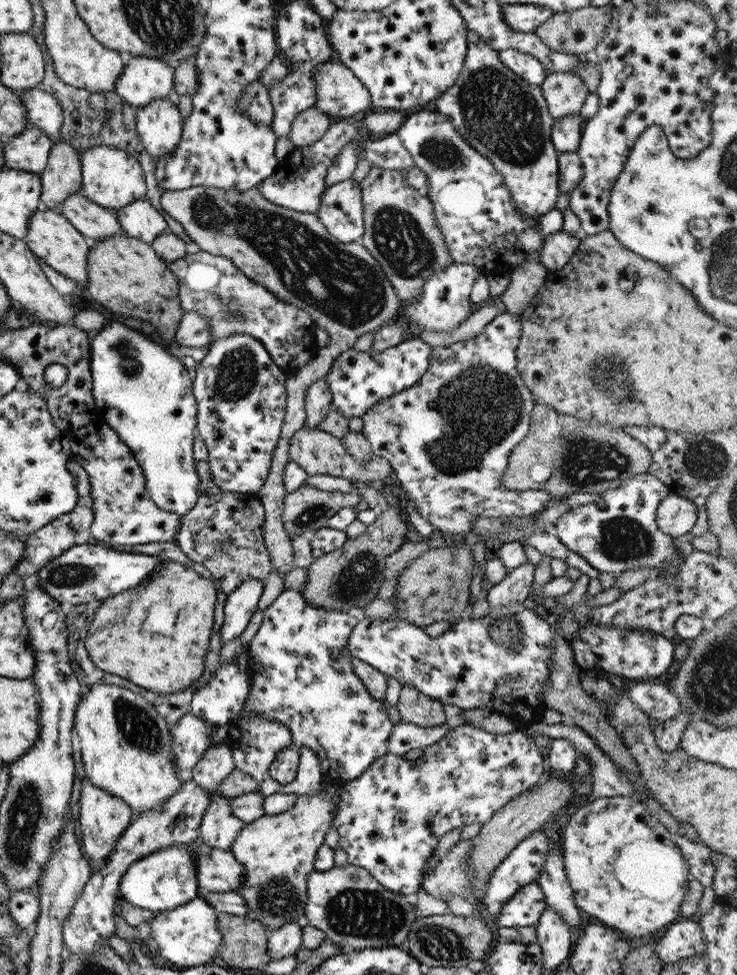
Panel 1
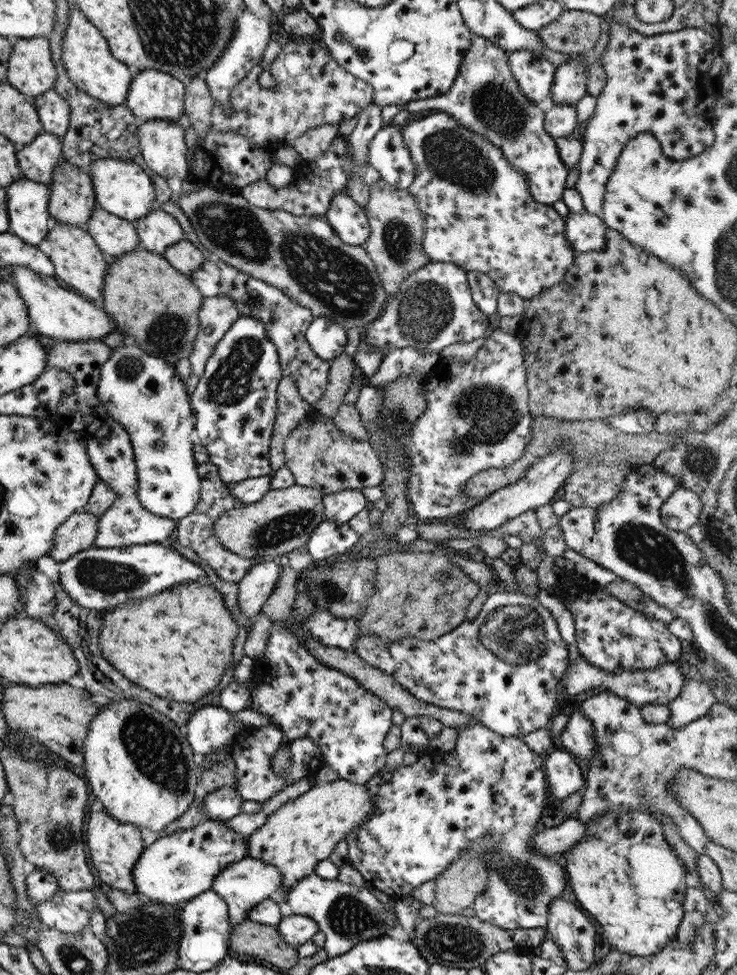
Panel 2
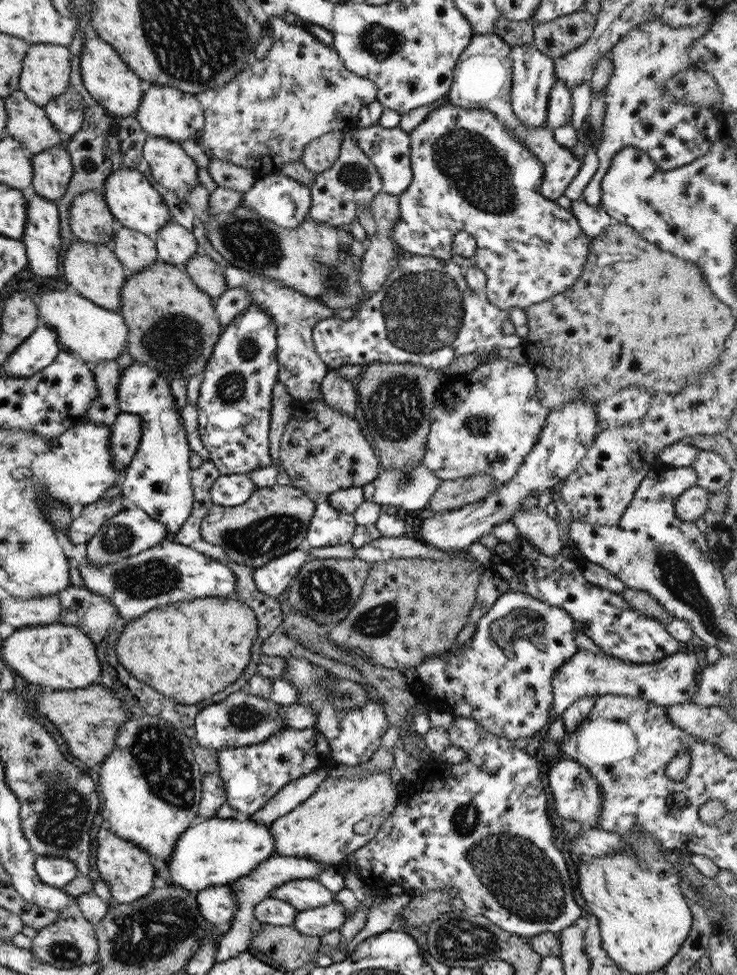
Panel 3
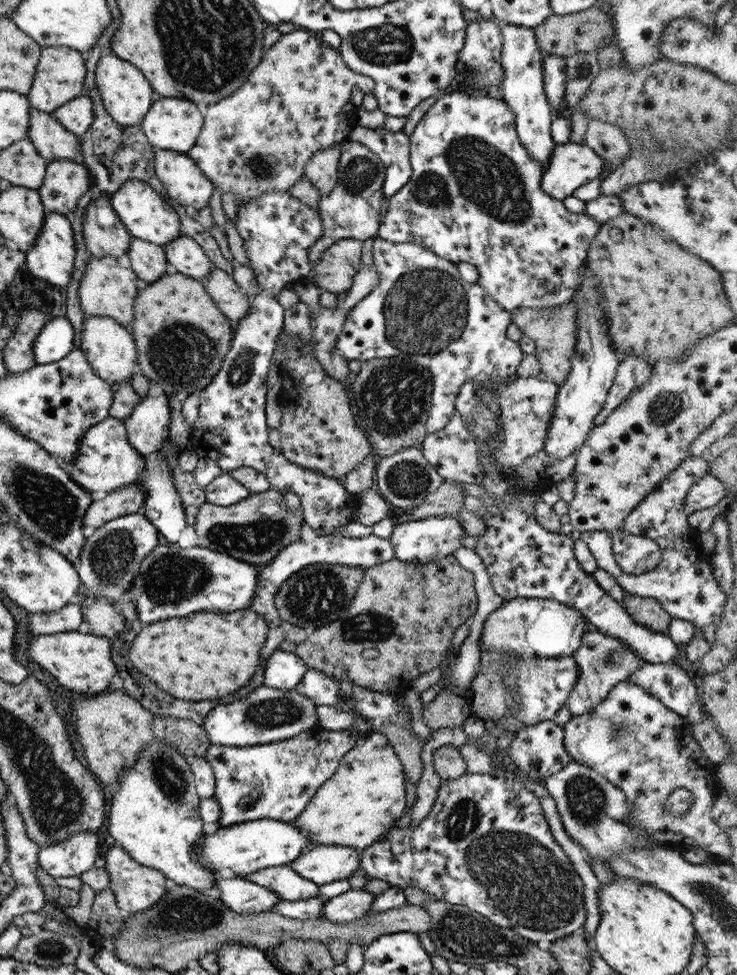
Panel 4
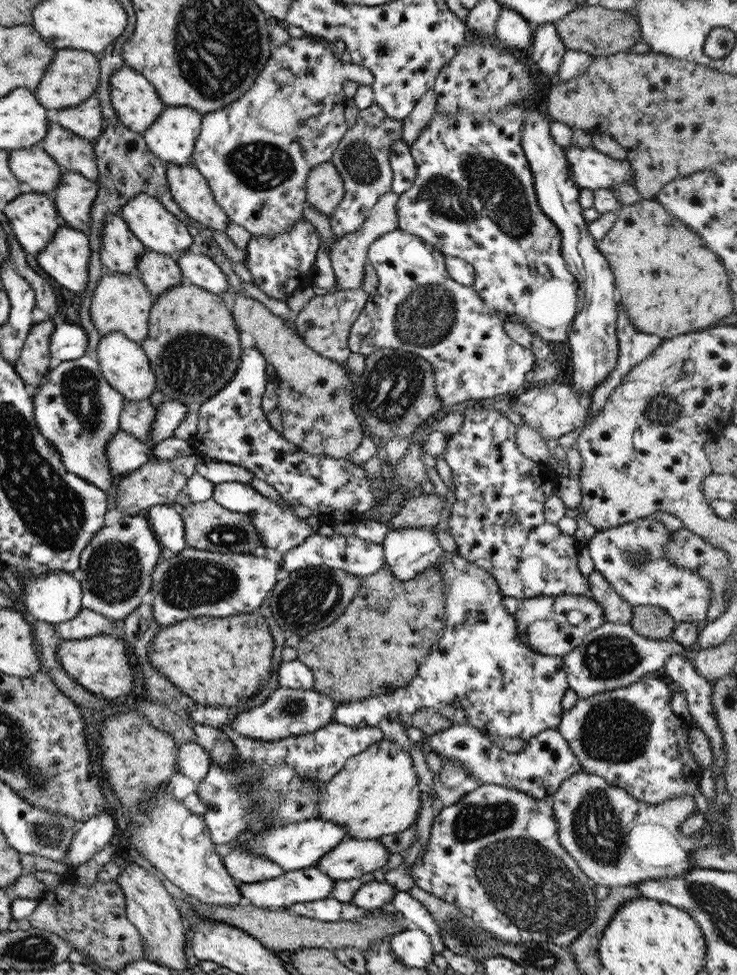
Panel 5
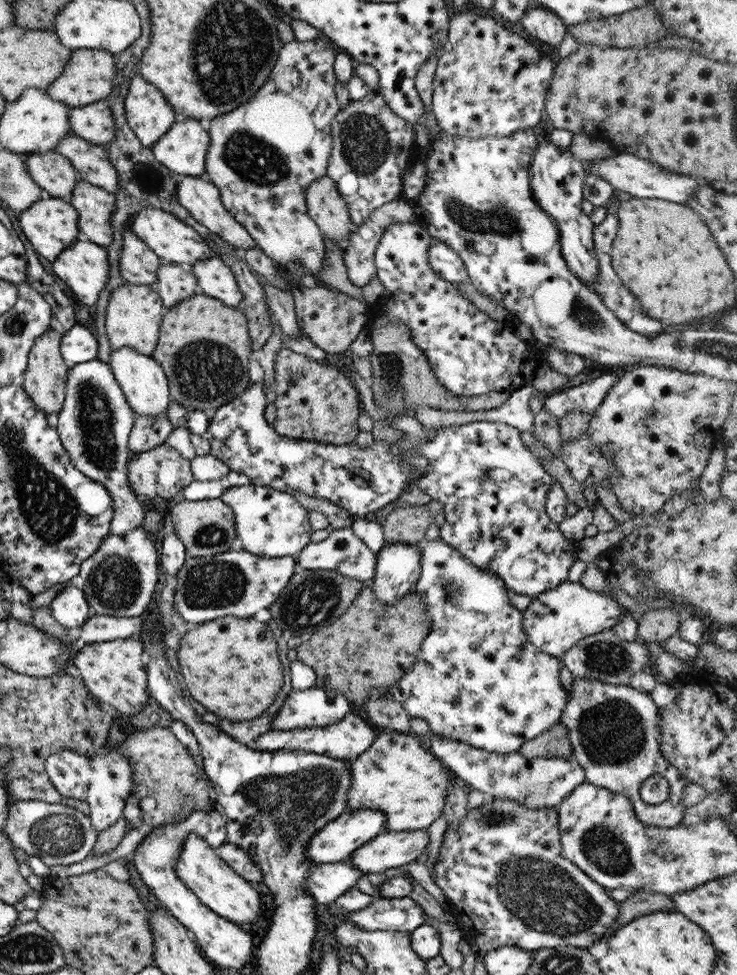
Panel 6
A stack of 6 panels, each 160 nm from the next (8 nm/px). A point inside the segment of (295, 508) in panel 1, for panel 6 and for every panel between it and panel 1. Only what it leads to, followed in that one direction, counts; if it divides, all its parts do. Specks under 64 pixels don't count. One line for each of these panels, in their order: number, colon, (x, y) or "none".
2: (282, 520)
3: (274, 520)
4: (254, 530)
5: (208, 526)
6: (205, 527)

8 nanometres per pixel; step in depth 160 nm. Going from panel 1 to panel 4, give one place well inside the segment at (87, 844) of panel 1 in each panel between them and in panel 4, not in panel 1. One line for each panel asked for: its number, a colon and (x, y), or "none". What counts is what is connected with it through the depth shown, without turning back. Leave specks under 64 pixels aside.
2: (114, 846)
3: (128, 872)
4: (135, 887)

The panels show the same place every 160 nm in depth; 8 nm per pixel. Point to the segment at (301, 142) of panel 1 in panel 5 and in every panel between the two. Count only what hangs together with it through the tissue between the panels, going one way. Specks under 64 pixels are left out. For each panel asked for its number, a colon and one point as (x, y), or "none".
2: (310, 144)
3: (318, 154)
4: (320, 169)
5: (324, 190)

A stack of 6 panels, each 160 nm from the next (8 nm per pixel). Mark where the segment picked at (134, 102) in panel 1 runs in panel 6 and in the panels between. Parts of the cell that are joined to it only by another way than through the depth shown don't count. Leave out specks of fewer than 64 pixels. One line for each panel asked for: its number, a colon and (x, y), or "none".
2: (151, 95)
3: (164, 111)
4: (172, 124)
5: (171, 137)
6: (181, 149)

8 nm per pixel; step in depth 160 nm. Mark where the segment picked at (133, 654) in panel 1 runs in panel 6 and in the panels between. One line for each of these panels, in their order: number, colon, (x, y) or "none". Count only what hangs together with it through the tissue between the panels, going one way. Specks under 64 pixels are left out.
2: (177, 644)
3: (187, 651)
4: (205, 655)
5: (214, 661)
6: (230, 667)

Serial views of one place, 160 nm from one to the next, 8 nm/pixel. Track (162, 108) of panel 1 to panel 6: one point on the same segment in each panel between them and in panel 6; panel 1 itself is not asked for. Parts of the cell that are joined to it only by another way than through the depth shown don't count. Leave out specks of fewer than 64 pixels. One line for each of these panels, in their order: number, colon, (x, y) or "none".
2: (161, 144)
3: (169, 166)
4: (183, 181)
5: (190, 191)
6: (201, 199)

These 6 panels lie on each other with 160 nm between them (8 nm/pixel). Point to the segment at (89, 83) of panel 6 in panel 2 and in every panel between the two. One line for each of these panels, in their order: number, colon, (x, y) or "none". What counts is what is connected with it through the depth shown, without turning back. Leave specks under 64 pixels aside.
2: (30, 70)
3: (45, 69)
4: (58, 76)
5: (71, 76)

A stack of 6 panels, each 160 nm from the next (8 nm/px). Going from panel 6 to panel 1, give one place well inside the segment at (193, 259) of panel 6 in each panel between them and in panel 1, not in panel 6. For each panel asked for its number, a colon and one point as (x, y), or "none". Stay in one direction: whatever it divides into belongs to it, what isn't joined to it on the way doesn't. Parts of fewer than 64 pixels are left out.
1: (111, 178)
2: (121, 188)
3: (134, 204)
4: (145, 215)
5: (159, 231)

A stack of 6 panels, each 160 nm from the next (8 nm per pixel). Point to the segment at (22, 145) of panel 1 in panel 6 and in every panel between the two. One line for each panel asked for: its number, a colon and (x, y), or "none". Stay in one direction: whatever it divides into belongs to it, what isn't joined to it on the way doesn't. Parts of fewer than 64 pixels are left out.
2: (36, 160)
3: (52, 169)
4: (64, 181)
5: (74, 193)
6: (93, 205)

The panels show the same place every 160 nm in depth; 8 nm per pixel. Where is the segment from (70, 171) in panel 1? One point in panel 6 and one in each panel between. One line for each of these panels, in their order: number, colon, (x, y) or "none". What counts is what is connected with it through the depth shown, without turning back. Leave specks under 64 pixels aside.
2: (71, 198)
3: (89, 219)
4: (104, 235)
5: (119, 251)
6: (137, 264)

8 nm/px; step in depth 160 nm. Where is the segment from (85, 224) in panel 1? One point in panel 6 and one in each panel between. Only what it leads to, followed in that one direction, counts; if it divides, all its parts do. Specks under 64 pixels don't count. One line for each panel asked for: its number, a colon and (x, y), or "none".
2: (114, 236)
3: (134, 250)
4: (147, 260)
5: (157, 272)
6: (173, 283)

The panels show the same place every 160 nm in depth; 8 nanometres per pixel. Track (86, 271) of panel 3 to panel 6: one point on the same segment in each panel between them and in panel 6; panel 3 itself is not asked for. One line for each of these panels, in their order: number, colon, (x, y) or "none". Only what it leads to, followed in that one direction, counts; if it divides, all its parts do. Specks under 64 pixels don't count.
4: (105, 288)
5: (119, 302)
6: (132, 313)

